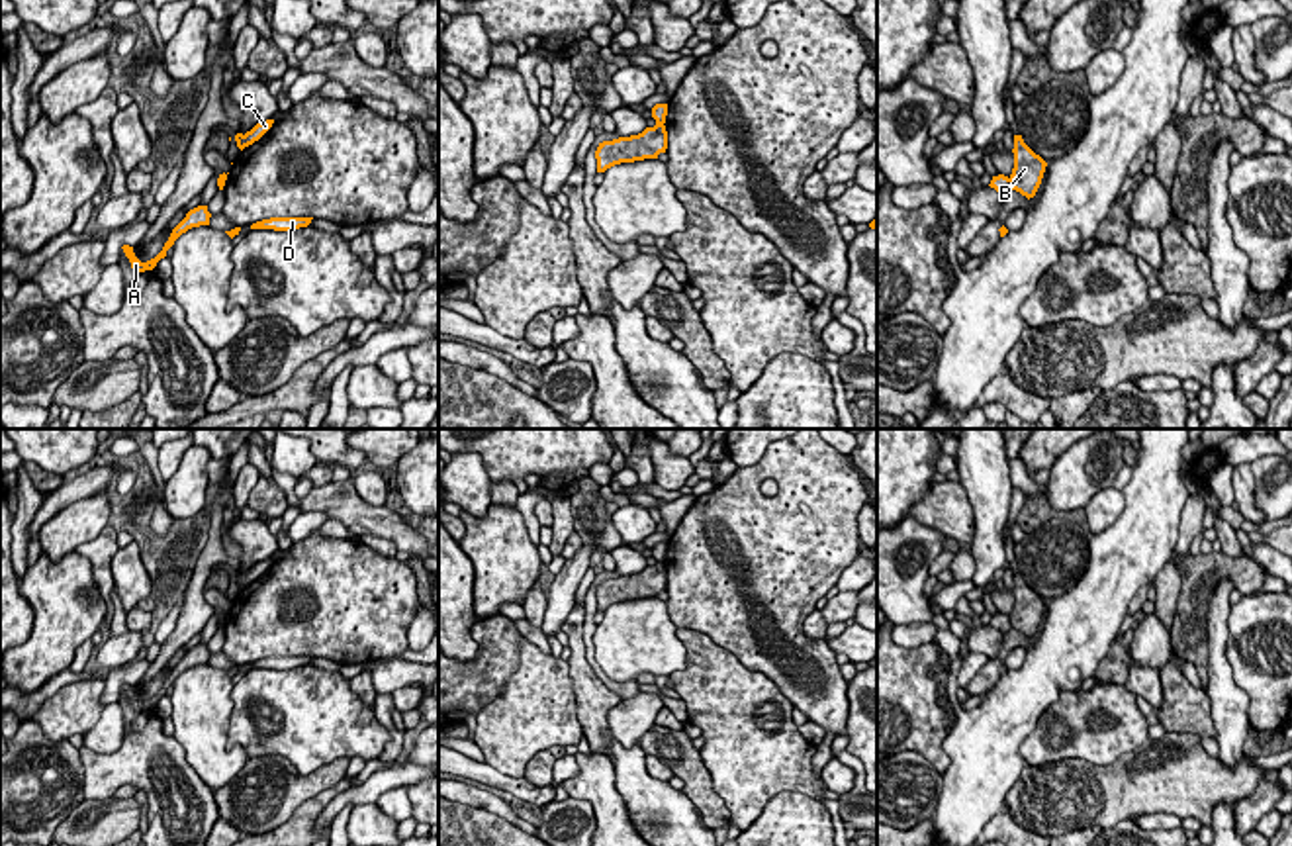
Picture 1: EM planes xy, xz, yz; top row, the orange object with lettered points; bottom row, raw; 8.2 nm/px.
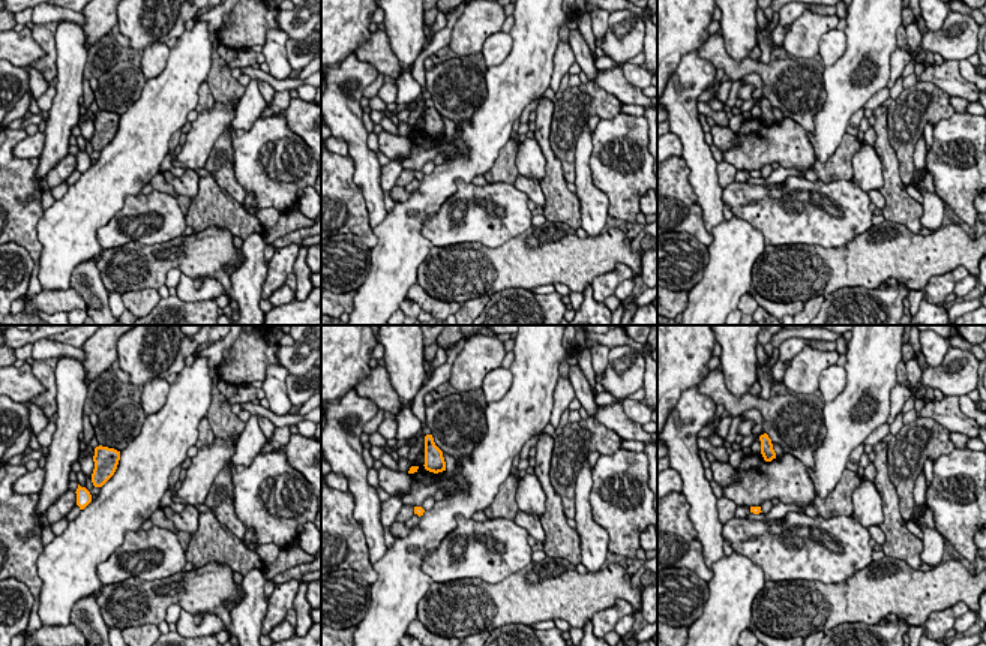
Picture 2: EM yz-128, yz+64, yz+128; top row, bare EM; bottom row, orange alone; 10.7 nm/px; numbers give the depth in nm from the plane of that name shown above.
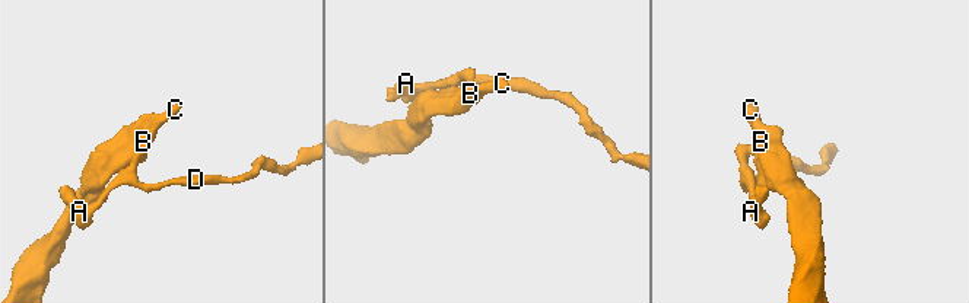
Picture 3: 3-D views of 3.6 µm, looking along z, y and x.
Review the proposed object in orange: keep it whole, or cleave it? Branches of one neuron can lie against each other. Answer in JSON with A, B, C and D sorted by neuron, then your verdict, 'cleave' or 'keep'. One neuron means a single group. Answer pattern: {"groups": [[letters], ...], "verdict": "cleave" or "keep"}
{"groups": [["A", "D"], ["B", "C"]], "verdict": "cleave"}

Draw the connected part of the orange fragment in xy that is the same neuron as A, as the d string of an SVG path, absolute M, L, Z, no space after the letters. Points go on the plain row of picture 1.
M198 644L198 646L190 648L186 652L186 656L172 668L172 672L170 672L168 680L164 682L162 689L155 697L151 697L147 701L141 701L135 695L133 685L123 683L121 687L123 687L125 695L129 697L131 707L135 711L153 709L157 705L157 701L166 695L166 689L174 683L174 680L182 672L186 672L192 666L209 664L209 656L211 656L211 652L208 650L208 644Z

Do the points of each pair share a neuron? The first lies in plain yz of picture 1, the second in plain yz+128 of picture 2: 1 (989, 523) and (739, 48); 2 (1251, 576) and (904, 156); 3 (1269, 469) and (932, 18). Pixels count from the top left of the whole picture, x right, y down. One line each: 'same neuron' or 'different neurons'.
1: same neuron
2: same neuron
3: different neurons

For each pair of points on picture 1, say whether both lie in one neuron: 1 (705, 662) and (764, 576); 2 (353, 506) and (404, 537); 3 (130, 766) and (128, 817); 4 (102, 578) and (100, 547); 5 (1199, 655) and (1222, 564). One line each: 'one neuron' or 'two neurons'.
1: two neurons
2: one neuron
3: two neurons
4: one neuron
5: one neuron

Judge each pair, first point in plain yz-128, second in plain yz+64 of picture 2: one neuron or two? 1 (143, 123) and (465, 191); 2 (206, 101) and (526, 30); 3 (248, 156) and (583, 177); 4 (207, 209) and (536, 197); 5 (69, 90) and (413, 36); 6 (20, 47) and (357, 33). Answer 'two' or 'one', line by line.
1: two
2: two
3: two
4: two
5: one
6: two

